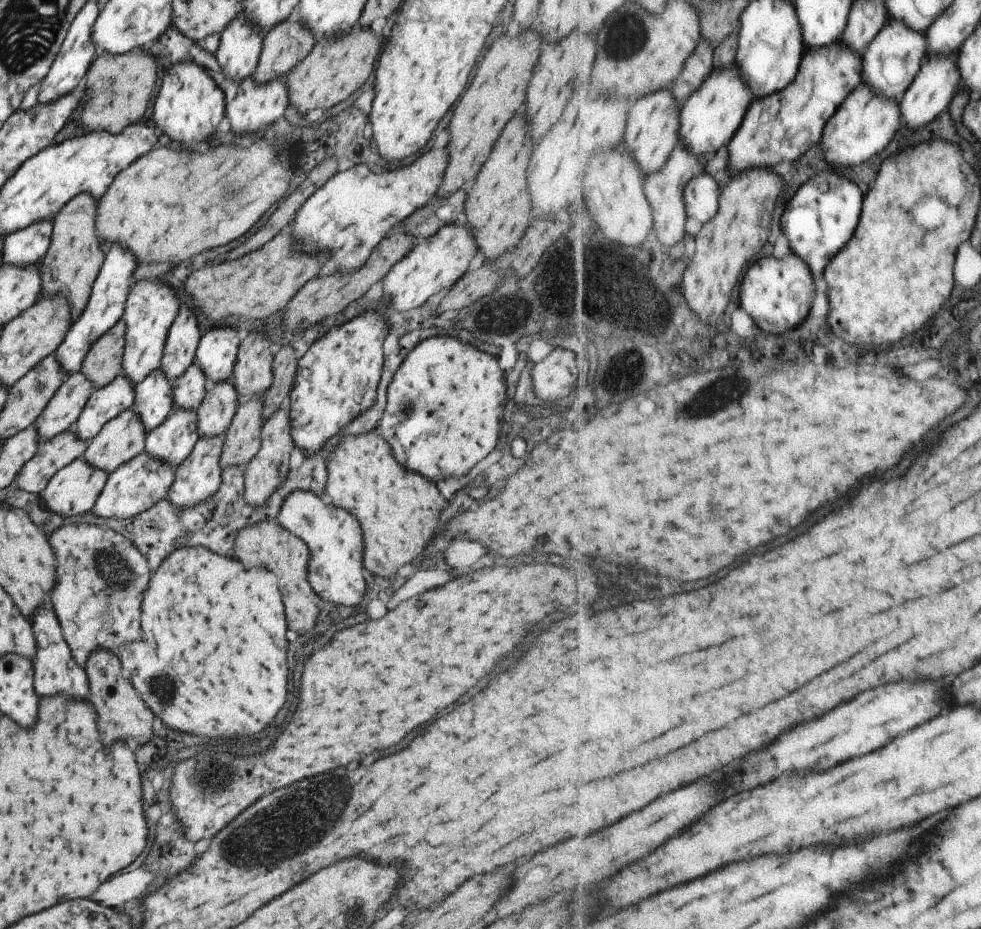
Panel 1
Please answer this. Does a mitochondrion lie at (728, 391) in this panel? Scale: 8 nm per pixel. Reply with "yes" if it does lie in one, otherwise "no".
yes

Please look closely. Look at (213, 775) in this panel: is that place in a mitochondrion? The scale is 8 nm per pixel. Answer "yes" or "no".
yes

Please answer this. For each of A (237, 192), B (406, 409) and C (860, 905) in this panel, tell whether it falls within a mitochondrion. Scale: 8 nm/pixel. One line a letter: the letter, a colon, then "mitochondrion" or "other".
A: mitochondrion
B: mitochondrion
C: mitochondrion

